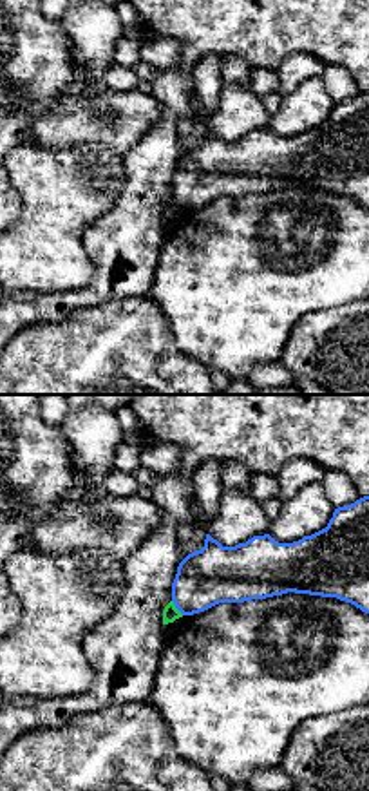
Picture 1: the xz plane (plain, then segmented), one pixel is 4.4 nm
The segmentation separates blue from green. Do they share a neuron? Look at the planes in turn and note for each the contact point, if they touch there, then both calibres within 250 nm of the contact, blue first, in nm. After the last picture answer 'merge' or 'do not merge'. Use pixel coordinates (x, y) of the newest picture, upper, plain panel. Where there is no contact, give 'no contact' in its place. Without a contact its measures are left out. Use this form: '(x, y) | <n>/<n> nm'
(176, 201) | 260/70 nm

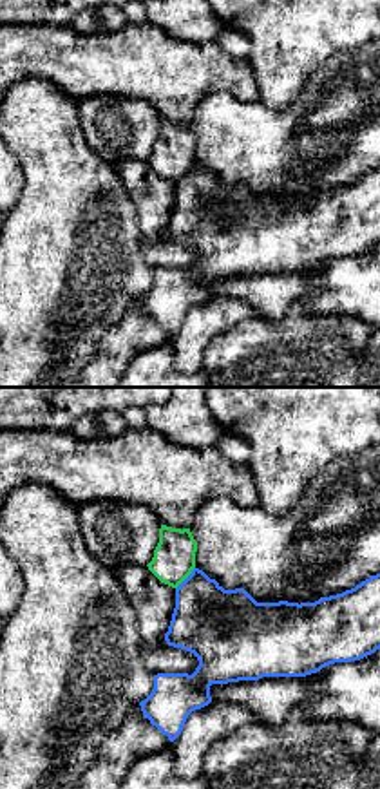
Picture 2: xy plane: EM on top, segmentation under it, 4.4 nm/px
(187, 172) | 320/190 nm

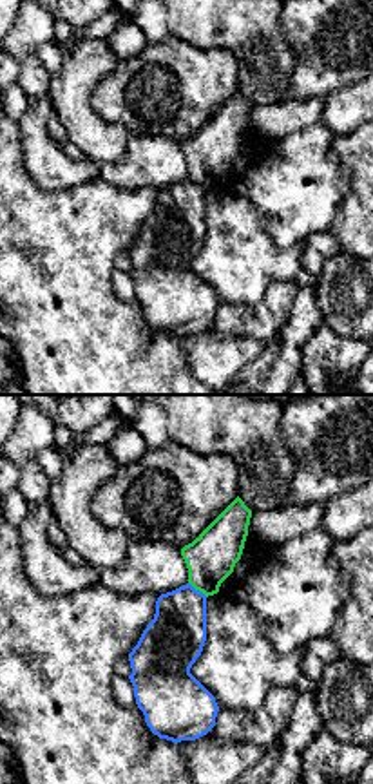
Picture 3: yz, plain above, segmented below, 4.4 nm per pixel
(198, 185) | 260/220 nm

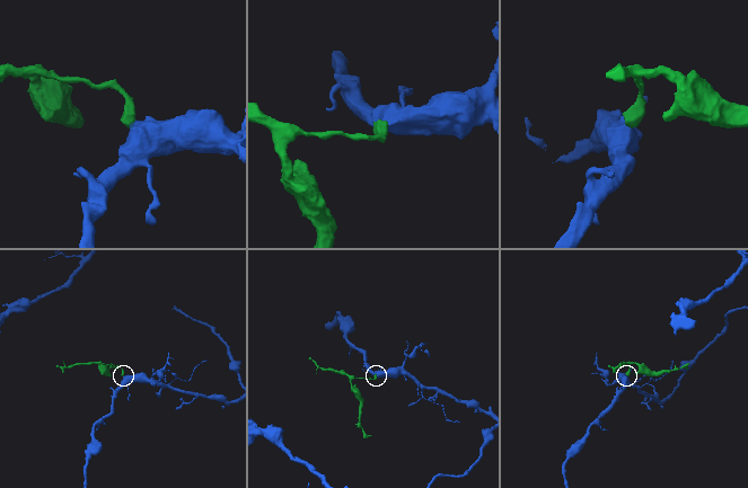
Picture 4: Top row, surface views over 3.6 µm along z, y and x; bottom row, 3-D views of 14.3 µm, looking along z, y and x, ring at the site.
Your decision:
do not merge

